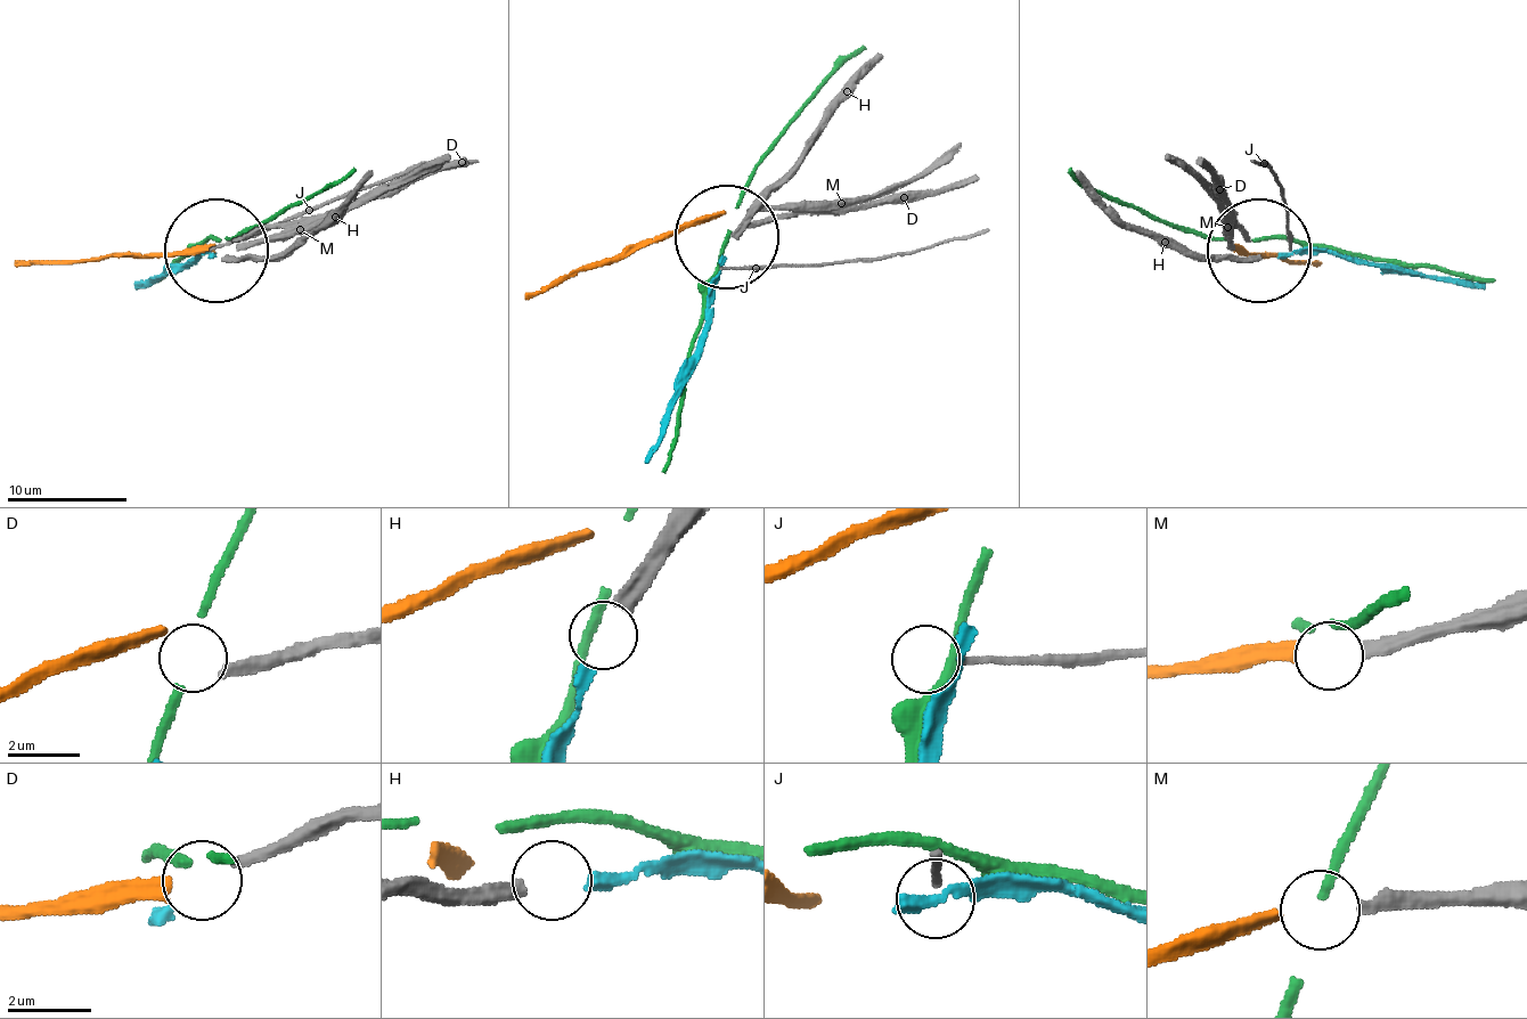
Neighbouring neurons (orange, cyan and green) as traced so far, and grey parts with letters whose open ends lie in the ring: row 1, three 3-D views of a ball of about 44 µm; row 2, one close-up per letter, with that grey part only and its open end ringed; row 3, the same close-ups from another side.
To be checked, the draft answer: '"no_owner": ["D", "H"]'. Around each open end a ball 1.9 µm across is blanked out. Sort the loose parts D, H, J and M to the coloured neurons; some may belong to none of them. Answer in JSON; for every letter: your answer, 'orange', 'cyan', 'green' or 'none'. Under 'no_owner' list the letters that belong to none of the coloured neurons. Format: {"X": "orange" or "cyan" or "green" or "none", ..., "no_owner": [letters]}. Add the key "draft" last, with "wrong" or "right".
{"D": "none", "H": "cyan", "J": "none", "M": "orange", "no_owner": ["D", "J"], "draft": "wrong"}

